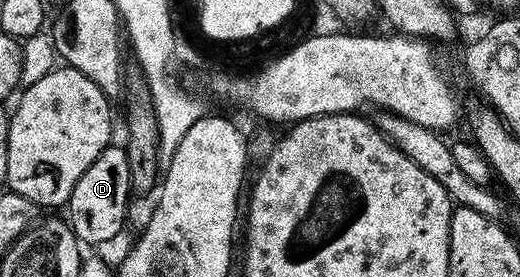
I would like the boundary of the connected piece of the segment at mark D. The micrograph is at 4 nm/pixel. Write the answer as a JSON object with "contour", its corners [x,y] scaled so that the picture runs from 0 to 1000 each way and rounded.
{"contour":[[[242,527],[204,531],[194,567],[187,567],[187,581],[179,581],[179,596],[156,625],[148,668],[140,668],[140,697],[125,751],[127,801],[154,881],[213,877],[235,841],[244,805],[244,744],[252,715],[256,693]]]}

